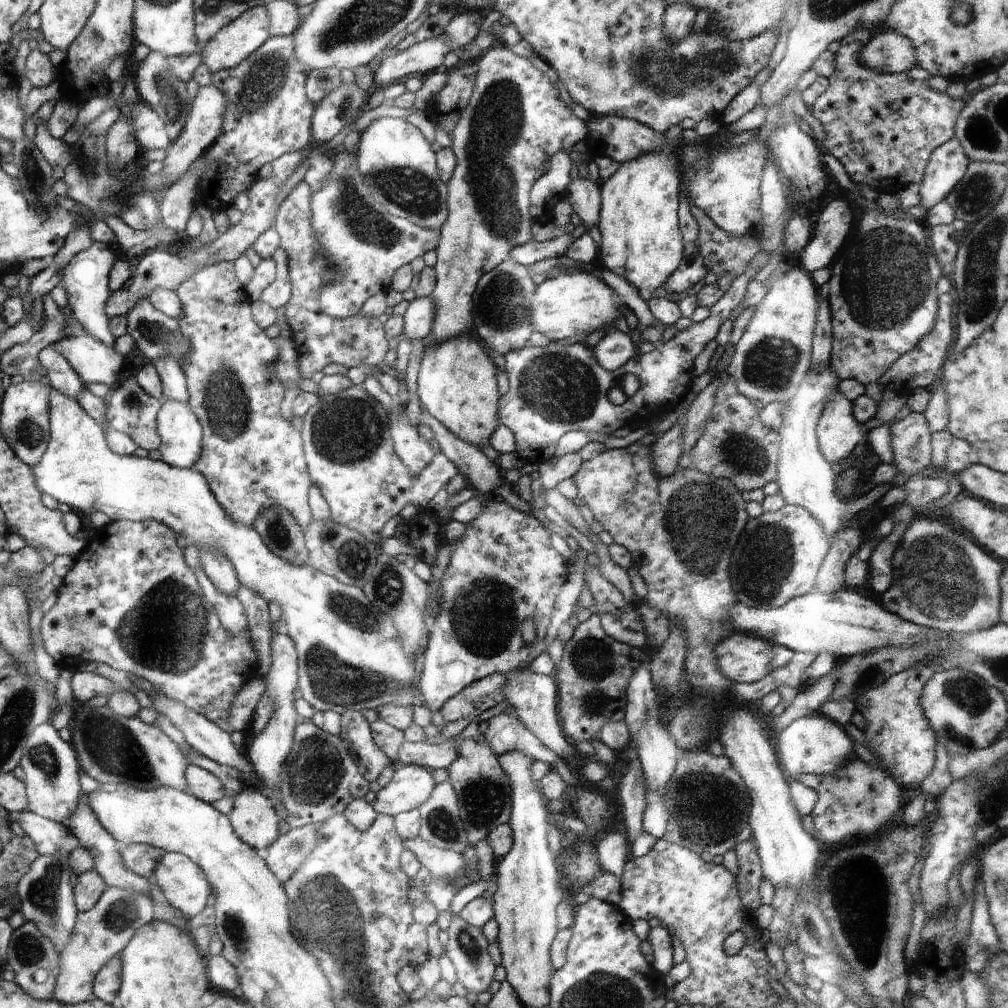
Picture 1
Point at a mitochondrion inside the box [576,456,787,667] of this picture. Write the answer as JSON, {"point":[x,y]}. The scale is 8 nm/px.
{"point":[709,520]}

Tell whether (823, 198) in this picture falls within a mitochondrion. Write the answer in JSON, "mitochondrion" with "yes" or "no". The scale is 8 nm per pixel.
{"mitochondrion":"no"}

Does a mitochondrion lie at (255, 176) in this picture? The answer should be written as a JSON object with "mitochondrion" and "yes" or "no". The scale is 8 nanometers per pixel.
{"mitochondrion":"no"}

